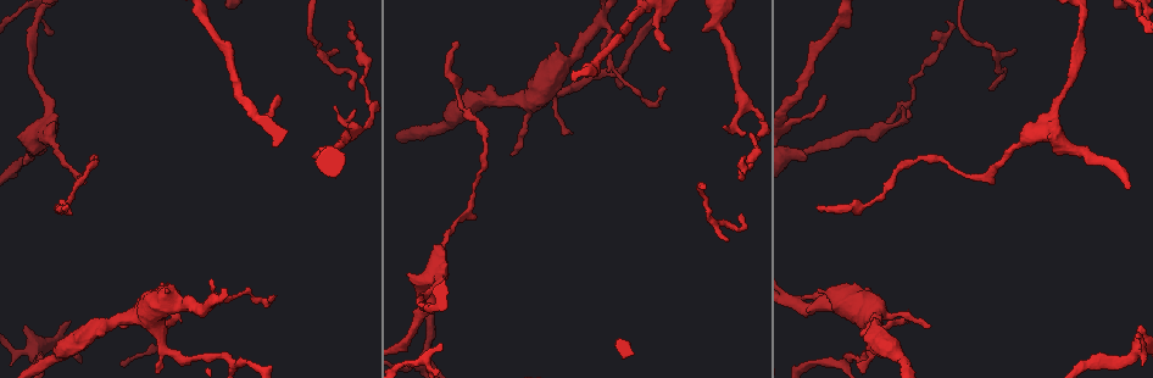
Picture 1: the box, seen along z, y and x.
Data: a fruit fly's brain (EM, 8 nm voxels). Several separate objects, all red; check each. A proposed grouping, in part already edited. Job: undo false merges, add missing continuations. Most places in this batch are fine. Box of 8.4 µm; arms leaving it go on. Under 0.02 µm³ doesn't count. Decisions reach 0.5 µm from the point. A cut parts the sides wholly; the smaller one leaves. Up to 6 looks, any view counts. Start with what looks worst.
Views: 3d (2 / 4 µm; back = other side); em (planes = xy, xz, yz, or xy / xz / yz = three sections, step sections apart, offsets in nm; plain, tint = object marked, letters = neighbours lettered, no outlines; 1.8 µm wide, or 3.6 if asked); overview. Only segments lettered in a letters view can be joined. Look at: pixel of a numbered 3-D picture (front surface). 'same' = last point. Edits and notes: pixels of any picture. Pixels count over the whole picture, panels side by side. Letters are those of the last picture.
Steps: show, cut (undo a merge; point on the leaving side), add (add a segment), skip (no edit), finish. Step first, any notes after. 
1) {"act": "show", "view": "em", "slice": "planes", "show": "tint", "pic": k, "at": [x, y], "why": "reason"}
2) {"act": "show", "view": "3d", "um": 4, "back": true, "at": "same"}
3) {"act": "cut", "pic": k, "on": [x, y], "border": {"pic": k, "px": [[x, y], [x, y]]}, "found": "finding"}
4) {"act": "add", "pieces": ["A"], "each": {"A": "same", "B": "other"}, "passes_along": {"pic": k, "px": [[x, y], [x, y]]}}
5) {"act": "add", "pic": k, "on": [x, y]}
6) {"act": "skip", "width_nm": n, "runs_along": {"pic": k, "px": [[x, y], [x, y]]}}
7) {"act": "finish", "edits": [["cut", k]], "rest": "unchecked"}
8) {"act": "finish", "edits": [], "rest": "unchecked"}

{"act": "show", "view": "em", "slice": "planes", "show": "letters", "pic": 1, "at": [825, 96], "why": "thin end"}

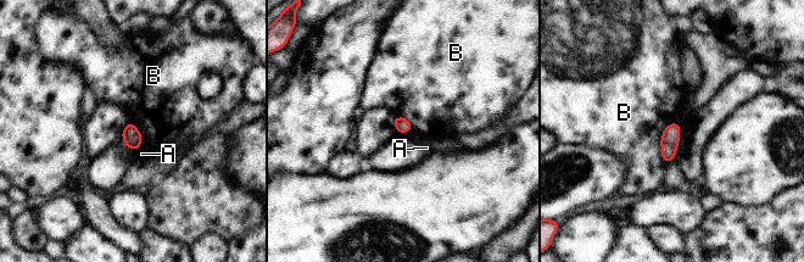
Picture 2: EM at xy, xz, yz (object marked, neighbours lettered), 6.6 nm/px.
{"act": "skip", "width_nm": 100, "each": {"A": "other", "B": "other"}, "border": {"pic": 2, "px": [[675, 120], [660, 139], [665, 163]]}, "found": "no lettered segment goes on from it"}

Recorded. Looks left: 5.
{"act": "show", "view": "em", "slice": "planes", "show": "letters", "pic": 1, "at": [457, 41]}

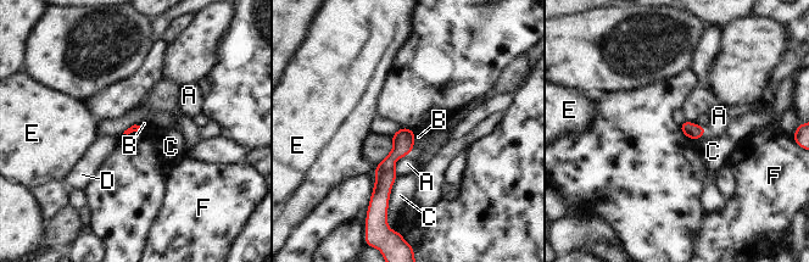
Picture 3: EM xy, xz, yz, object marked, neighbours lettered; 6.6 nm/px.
{"act": "skip", "longest_contact_nm": ["C", 260], "each": {"A": "other", "B": "other", "C": "other", "D": "other", "E": "other", "F": "other"}, "found": "no lettered segment goes on from it"}

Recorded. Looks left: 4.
{"act": "show", "view": "3d", "um": 4, "pic": 1, "at": [565, 132], "why": "an open end"}

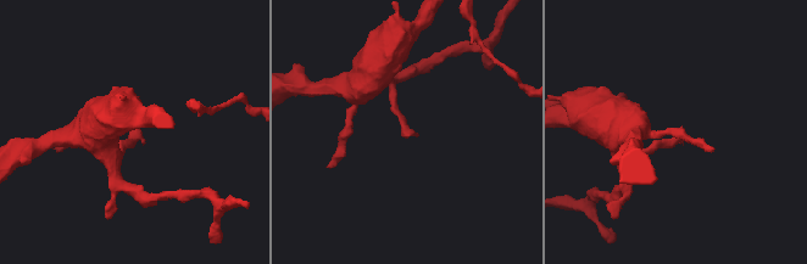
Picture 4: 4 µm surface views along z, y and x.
{"act": "show", "view": "em", "slice": "yz", "step": 8, "show": "letters", "pic": 4, "at": [681, 126]}

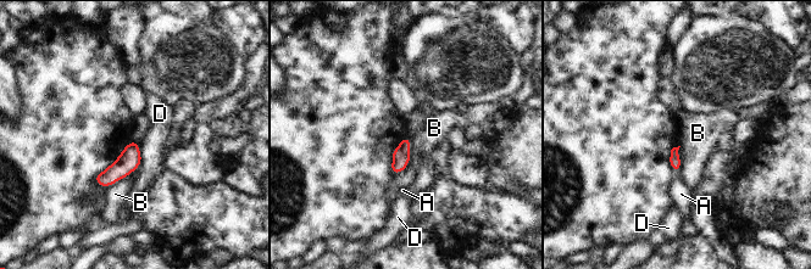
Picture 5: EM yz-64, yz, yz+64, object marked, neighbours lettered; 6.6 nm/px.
{"act": "show", "view": "em", "slice": "xy", "step": 16, "show": "letters", "at": "same", "why": "cut it another way"}

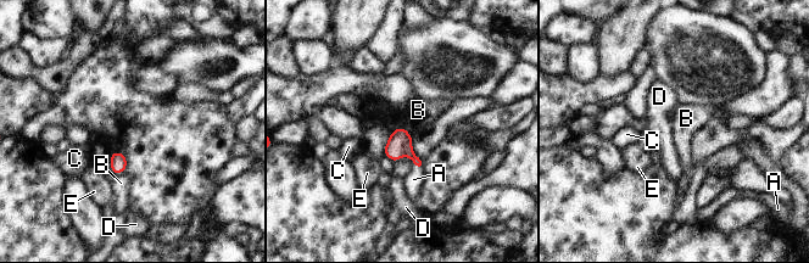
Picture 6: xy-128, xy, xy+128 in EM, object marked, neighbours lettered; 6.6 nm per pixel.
{"act": "add", "pic": 6, "on": [413, 179], "longest_contact_nm": ["B", 130], "each": {"A": "same", "B": "other", "C": "other", "D": "other", "E": "other"}, "passes_along": {"pic": 6, "px": [[400, 143], [417, 164], [413, 179]]}, "found": "the neuron continues"}

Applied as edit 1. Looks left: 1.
{"act": "finish", "edits": [["add", 6]], "rest": "unchecked"}

